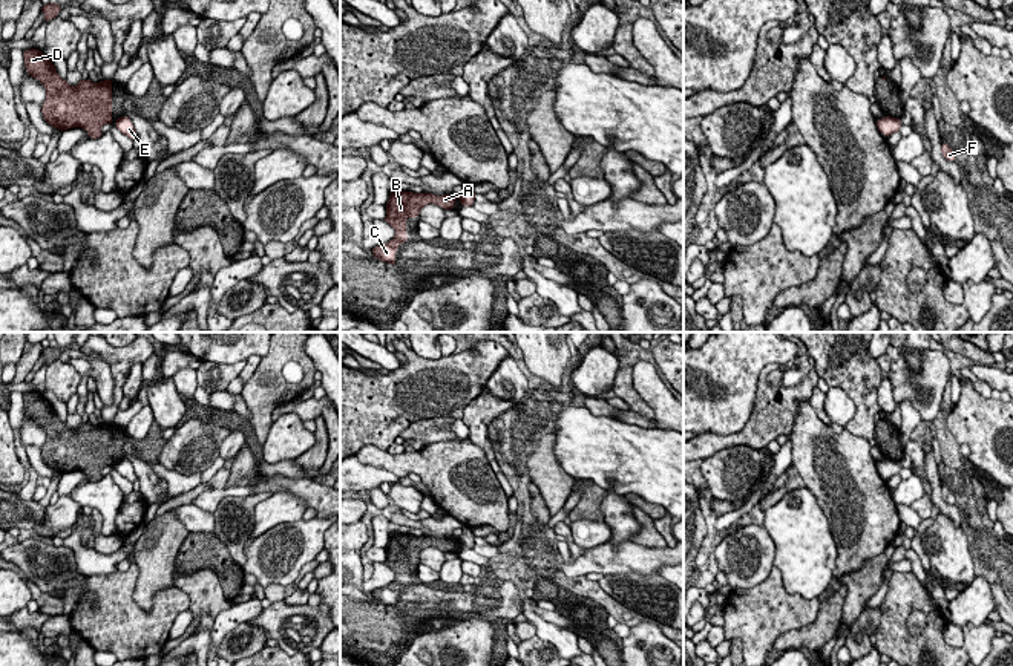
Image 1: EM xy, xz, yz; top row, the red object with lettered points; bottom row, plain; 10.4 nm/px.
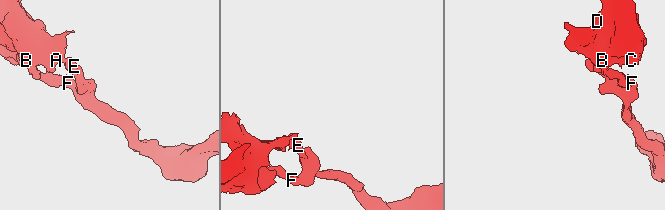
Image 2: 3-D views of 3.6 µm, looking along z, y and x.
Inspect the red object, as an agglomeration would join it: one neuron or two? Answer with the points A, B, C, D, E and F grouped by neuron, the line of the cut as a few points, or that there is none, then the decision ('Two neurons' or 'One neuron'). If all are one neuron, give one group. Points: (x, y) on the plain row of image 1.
Groups: A B C D / E F. Split along xy (120, 461), (117, 464). Two neurons

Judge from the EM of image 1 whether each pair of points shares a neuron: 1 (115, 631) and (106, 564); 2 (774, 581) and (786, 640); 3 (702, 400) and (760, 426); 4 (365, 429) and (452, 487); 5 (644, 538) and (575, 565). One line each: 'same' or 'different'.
1: different
2: different
3: different
4: different
5: different

